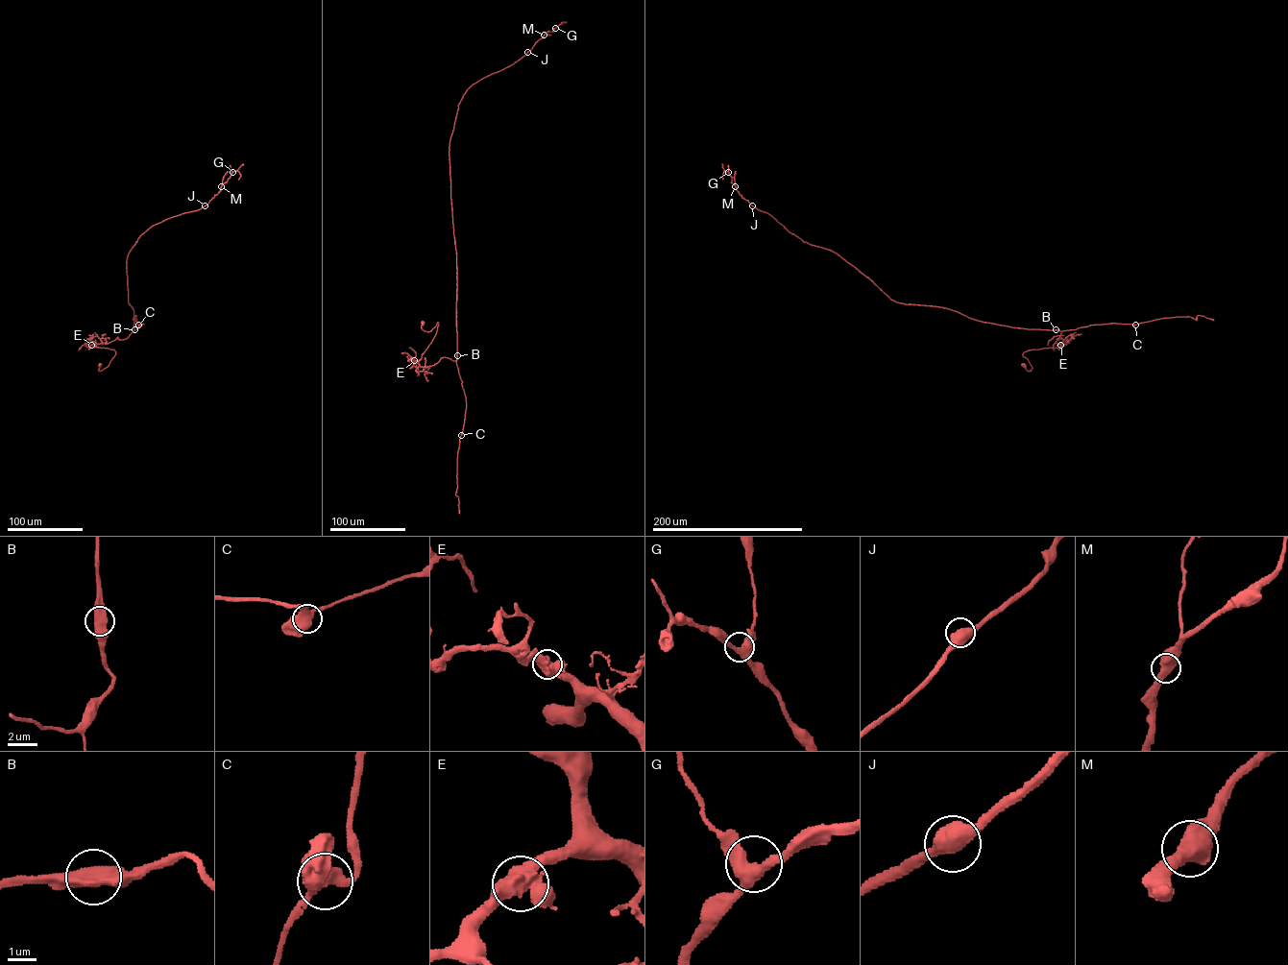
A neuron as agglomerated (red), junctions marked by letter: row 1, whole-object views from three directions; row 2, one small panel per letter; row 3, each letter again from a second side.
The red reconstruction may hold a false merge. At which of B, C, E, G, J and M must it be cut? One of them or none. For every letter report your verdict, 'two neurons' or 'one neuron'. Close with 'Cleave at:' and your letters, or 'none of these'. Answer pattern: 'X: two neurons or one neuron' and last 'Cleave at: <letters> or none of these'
B: one neuron
C: one neuron
E: one neuron
G: one neuron
J: one neuron
M: one neuron
Cleave at: none of these

